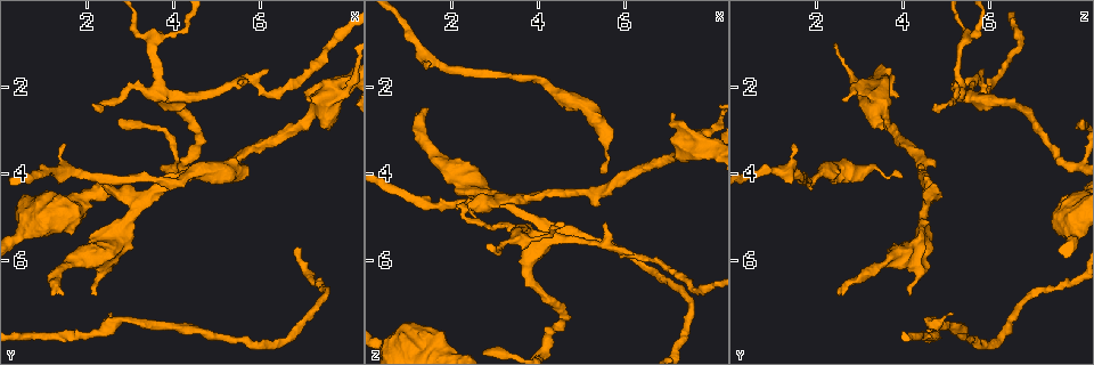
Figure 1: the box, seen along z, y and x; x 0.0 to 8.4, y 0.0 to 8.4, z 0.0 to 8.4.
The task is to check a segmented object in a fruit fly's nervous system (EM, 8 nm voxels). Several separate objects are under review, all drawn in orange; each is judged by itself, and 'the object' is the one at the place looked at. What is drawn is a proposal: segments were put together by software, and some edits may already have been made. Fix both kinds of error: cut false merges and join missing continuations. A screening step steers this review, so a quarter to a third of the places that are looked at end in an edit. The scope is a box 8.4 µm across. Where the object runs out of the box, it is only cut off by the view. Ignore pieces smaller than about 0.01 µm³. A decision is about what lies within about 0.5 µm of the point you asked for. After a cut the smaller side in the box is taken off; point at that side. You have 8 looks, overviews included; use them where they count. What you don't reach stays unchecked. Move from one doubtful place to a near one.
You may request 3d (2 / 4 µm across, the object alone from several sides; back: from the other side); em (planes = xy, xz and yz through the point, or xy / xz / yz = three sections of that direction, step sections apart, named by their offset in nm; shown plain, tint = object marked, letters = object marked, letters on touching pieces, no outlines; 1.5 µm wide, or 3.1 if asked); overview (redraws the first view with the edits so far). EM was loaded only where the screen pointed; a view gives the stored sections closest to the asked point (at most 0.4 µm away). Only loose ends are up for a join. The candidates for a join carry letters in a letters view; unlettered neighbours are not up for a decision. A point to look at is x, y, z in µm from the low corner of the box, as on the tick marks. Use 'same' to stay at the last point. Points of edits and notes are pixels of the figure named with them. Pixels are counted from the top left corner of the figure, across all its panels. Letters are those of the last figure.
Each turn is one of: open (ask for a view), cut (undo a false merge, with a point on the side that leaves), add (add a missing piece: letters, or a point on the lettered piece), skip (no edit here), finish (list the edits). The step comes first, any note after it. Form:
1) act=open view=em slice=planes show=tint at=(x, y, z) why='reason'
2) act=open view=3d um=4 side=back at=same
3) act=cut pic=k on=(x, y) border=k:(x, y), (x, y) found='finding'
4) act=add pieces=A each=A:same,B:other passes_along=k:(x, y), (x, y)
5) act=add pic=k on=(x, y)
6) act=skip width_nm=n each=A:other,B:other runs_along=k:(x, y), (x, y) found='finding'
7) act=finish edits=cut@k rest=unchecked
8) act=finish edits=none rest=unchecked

act=open view=em slice=planes show=letters at=(2.20, 6.75, 4.10) why='branch stops here'

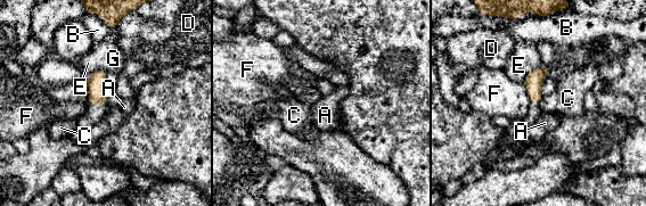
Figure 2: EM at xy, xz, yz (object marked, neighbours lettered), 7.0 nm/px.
act=skip each=A:other,B:other,C:other,D:other,E:other,F:other,G:other found='no lettered piece goes on from it'

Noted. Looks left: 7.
act=open view=em slice=yz step=8 show=tint at=(4.00, 2.25, 5.65) why='sudden change in width'

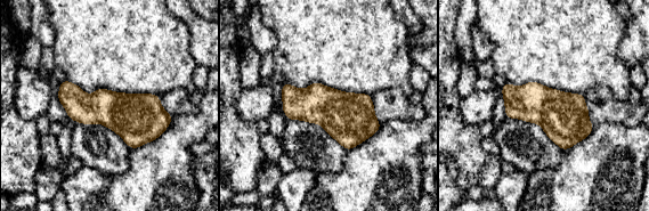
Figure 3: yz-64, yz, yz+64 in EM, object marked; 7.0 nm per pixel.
act=open view=em slice=yz step=8 show=letters at=same

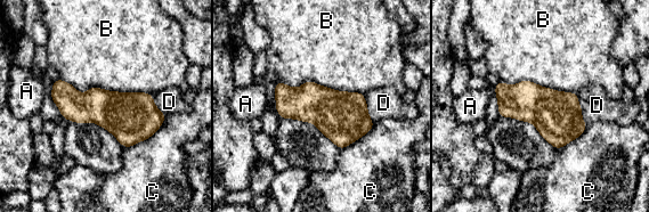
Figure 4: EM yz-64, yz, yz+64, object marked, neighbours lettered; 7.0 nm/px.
act=skip width_nm=300 each=A:other,B:other,C:other,D:other found='continuous, no second neuron'

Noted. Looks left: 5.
act=open view=3d um=4 at=(7.55, 2.95, 3.55) why='thick end'

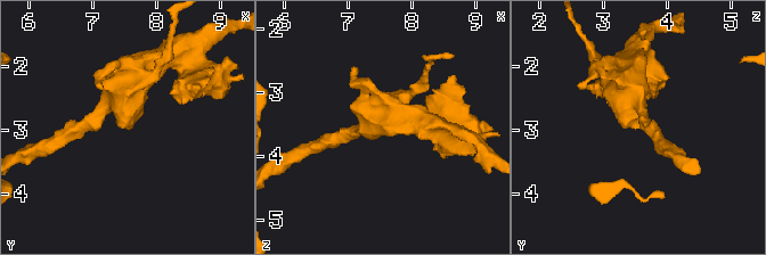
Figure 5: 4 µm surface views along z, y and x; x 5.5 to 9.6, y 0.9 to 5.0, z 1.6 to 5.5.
act=open view=em slice=planes show=letters at=(7.55, 2.95, 3.60) why='need the tissue'

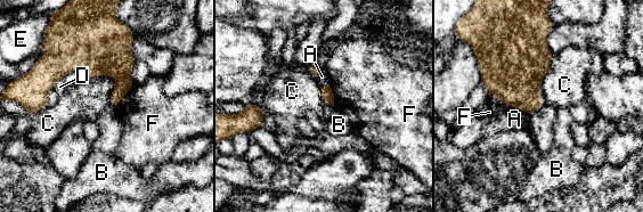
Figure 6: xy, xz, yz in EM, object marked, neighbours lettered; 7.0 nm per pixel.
act=skip each=A:other,B:other,C:other,D:other,E:other,F:other found='none of them fits'

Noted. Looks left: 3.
act=finish edits=none rest=unchecked

